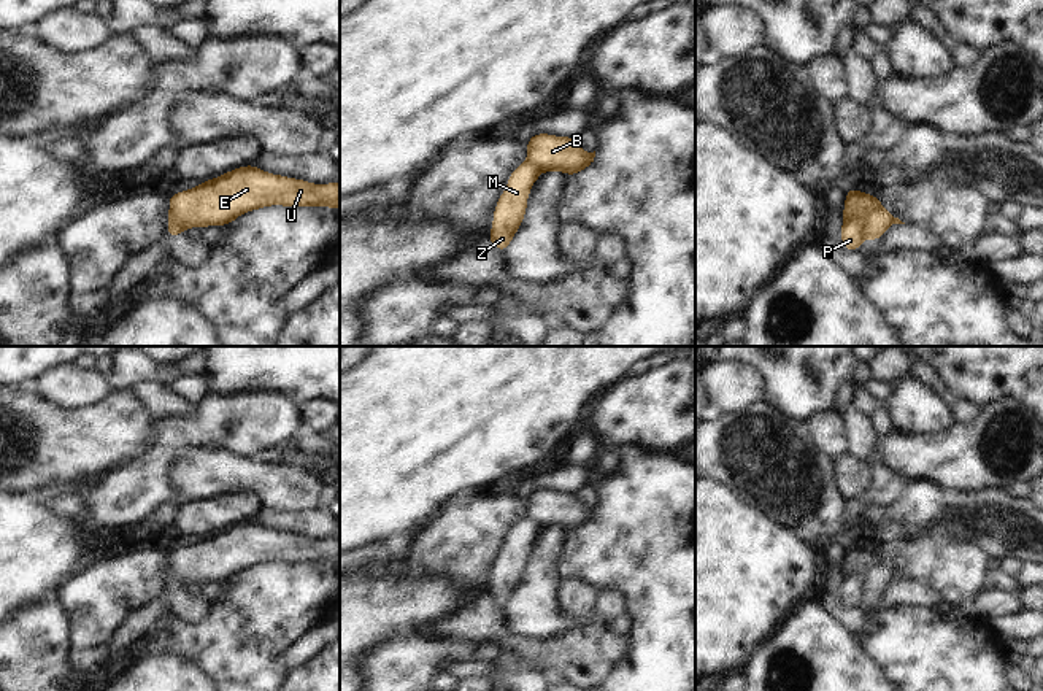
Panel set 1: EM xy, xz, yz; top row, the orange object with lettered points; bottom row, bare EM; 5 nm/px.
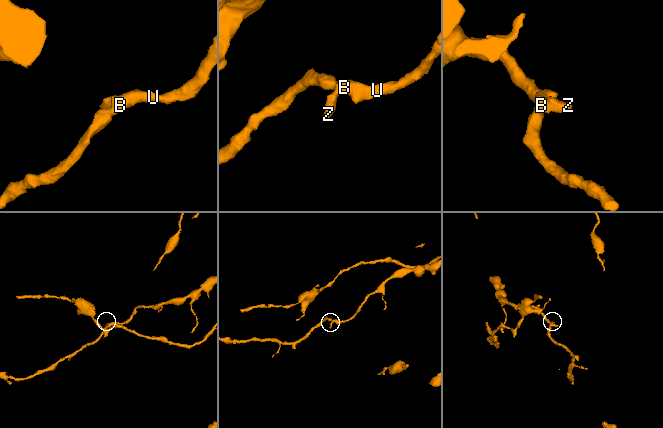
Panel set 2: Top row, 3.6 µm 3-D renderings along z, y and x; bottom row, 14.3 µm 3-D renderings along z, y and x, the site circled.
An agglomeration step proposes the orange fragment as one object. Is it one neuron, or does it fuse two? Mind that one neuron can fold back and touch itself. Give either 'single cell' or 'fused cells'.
fused cells

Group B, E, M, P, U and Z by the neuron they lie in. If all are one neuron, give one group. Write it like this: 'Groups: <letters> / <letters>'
Groups: B E P U / M Z

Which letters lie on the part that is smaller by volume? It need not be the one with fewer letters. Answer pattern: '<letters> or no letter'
M, Z

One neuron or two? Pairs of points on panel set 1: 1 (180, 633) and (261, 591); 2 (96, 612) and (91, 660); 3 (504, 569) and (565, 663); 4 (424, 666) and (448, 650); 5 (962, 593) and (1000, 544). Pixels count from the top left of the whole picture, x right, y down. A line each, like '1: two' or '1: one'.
1: one
2: one
3: one
4: one
5: two

